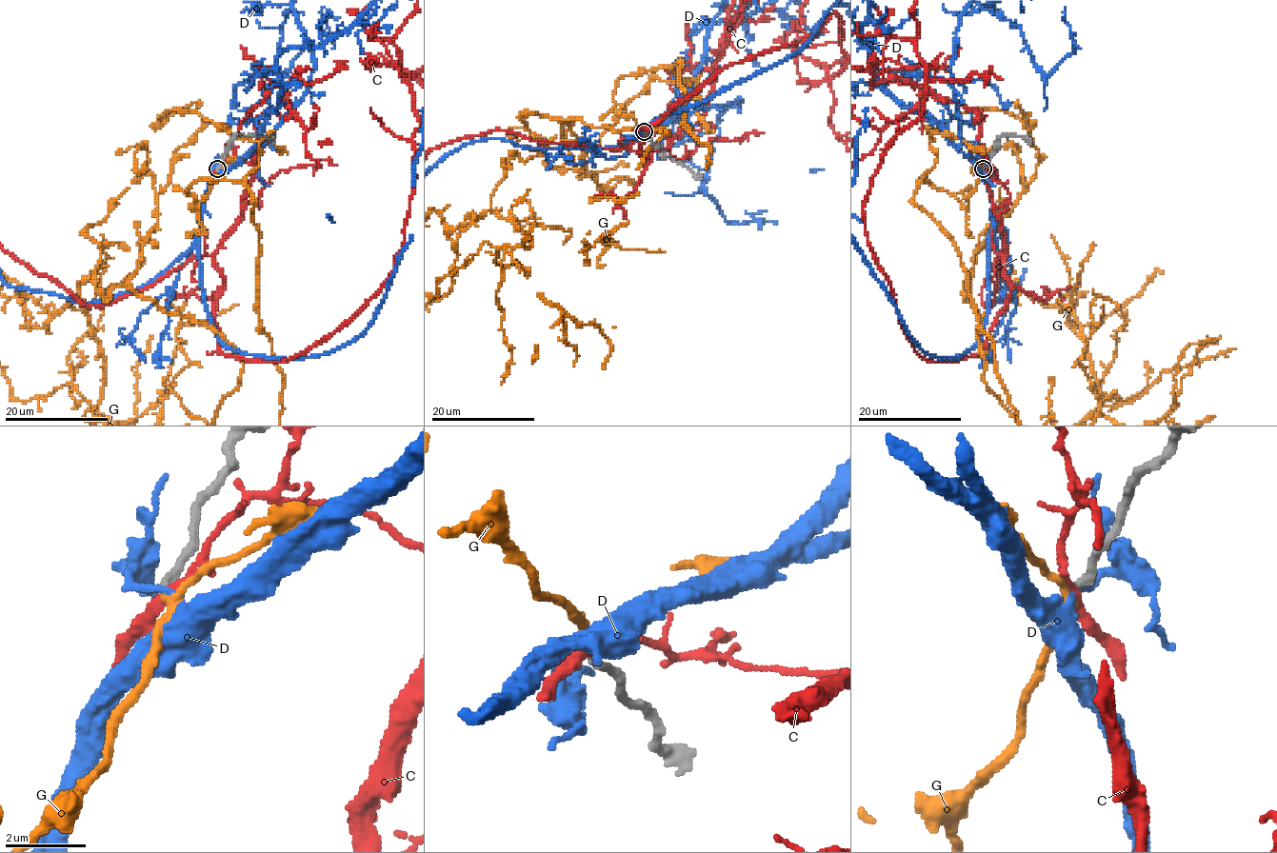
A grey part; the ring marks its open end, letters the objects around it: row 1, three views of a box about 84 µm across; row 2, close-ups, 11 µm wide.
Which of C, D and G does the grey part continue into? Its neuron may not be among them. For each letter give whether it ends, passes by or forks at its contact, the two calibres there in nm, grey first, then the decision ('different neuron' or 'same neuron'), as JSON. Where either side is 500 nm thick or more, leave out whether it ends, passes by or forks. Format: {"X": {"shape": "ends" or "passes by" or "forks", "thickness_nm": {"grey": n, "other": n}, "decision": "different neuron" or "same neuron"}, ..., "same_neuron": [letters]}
{"C": {"shape": "passes by", "thickness_nm": {"grey": 240, "other": 190}, "decision": "different neuron"}, "D": {"shape": "passes by", "thickness_nm": {"grey": 220, "other": 180}, "decision": "different neuron"}, "G": {"shape": "passes by", "thickness_nm": {"grey": 240, "other": 180}, "decision": "same neuron"}, "same_neuron": ["G"]}

